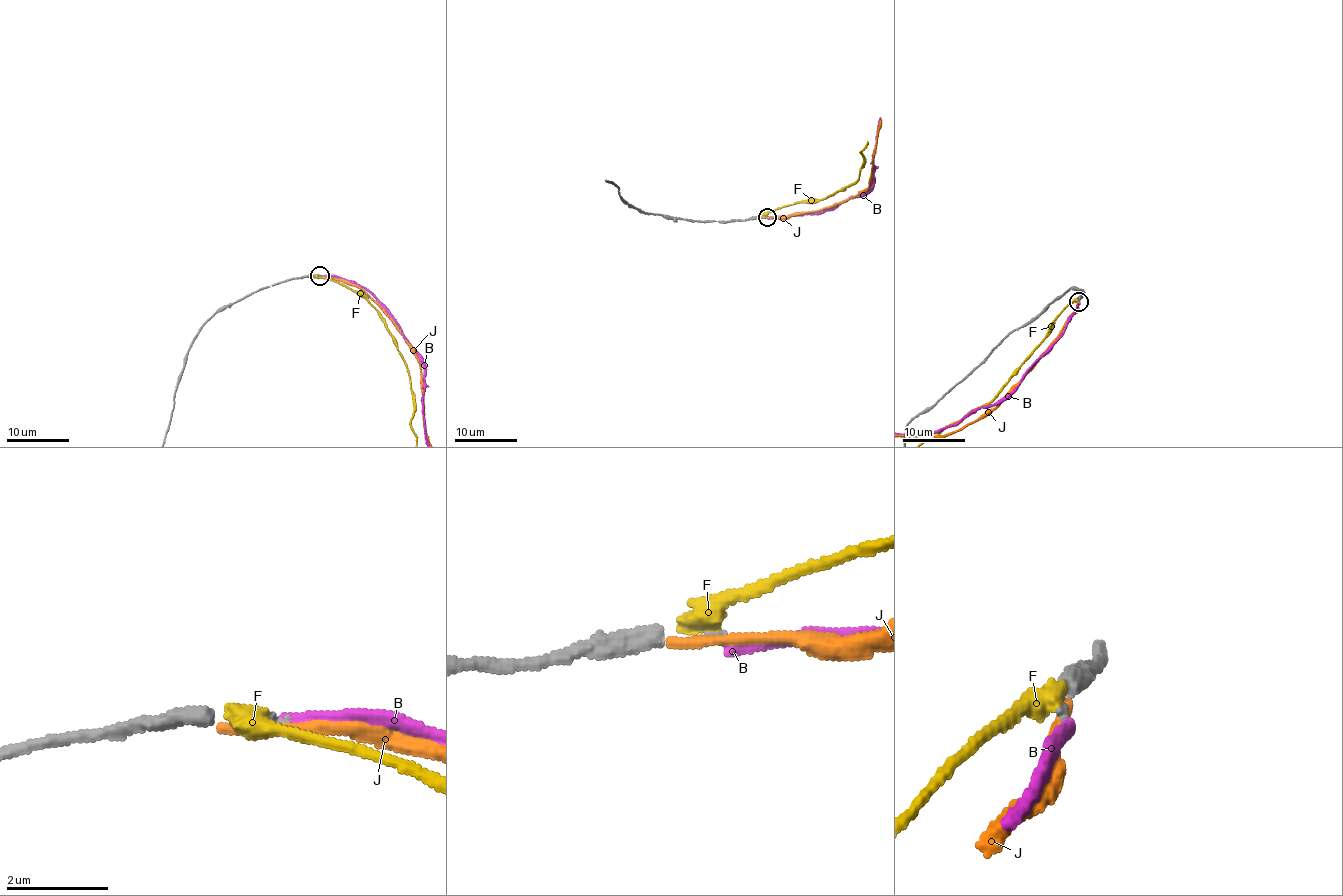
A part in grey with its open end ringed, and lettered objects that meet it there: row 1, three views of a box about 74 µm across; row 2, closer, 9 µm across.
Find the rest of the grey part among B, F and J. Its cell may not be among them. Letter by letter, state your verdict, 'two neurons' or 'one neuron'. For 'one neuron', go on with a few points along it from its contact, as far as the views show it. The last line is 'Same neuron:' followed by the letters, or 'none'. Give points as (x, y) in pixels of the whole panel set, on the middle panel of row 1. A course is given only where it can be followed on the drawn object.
B: two neurons
F: two neurons
J: two neurons
Same neuron: none

